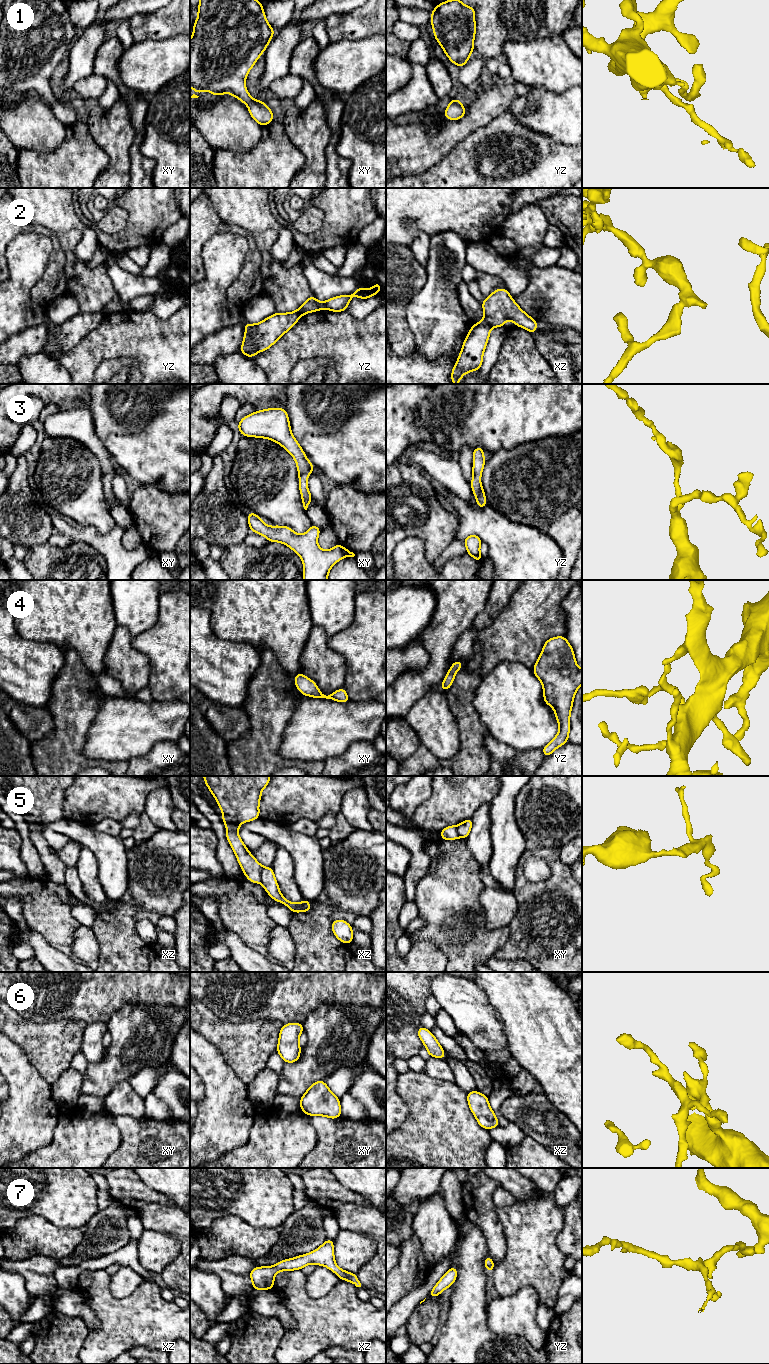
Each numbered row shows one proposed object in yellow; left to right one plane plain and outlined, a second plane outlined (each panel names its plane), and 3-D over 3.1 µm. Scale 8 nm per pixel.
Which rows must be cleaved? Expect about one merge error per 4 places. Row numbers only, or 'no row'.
2, 5

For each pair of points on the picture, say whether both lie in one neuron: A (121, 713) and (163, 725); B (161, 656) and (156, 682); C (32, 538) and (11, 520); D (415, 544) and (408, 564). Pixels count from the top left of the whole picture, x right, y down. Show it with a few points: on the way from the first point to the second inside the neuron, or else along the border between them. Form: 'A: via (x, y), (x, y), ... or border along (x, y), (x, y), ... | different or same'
A: via (131, 723), (153, 723) | same
B: via (161, 662), (161, 676) | same
C: via (27, 533), (16, 522) | same
D: via (411, 549), (409, 559) | same

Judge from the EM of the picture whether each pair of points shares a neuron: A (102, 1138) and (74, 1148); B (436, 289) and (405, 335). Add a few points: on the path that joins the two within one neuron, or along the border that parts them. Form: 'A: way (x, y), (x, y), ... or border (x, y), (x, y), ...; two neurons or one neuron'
A: way (95, 1138), (89, 1138), (81, 1144); one neuron
B: border (407, 305), (406, 321), (413, 335), (416, 347); two neurons

